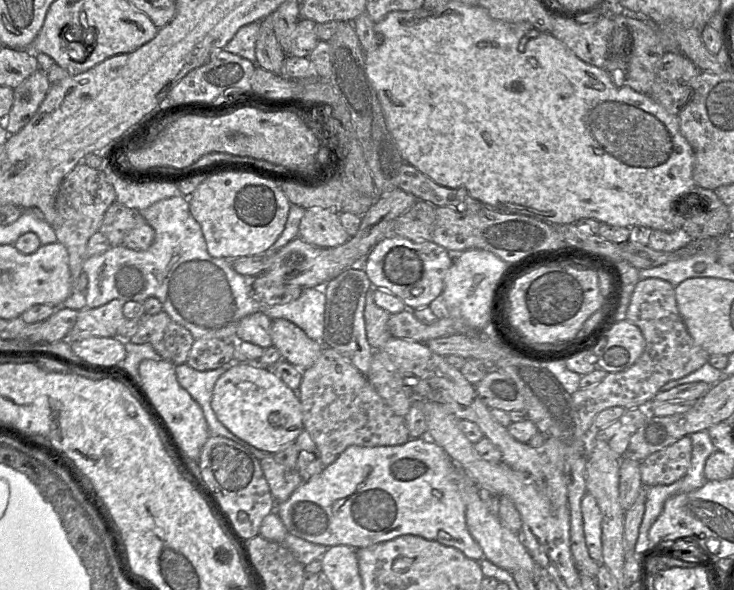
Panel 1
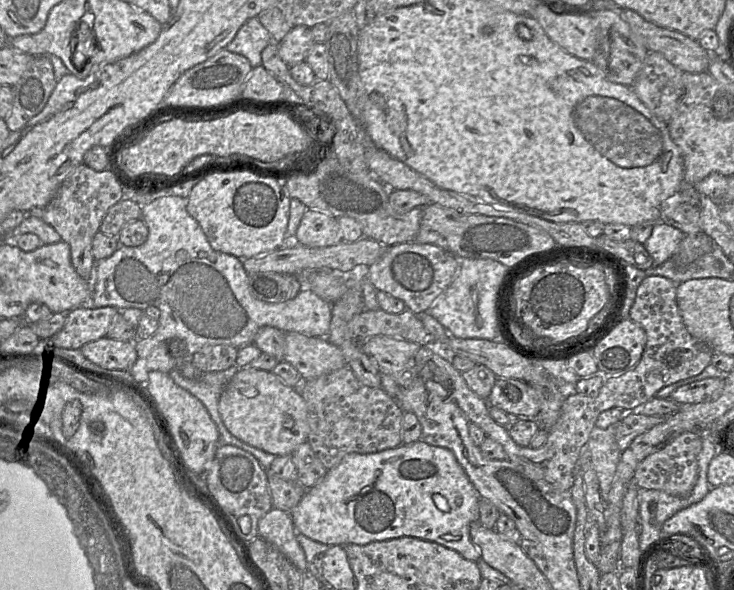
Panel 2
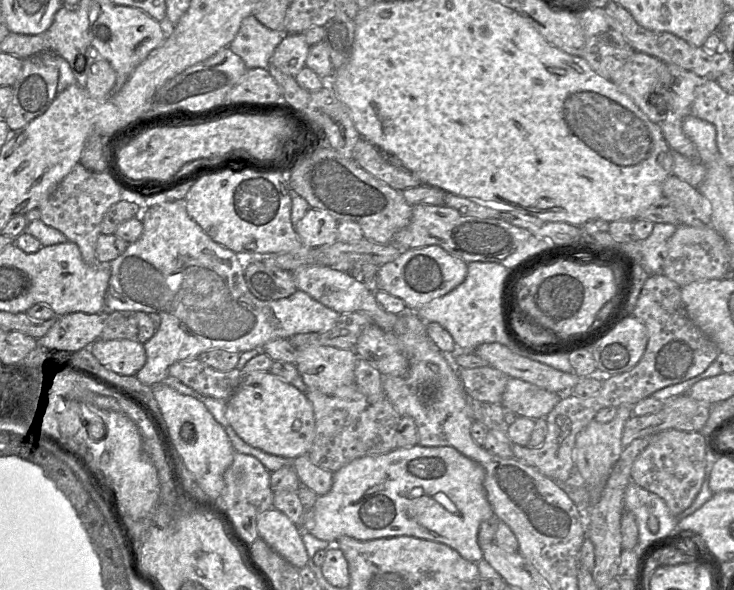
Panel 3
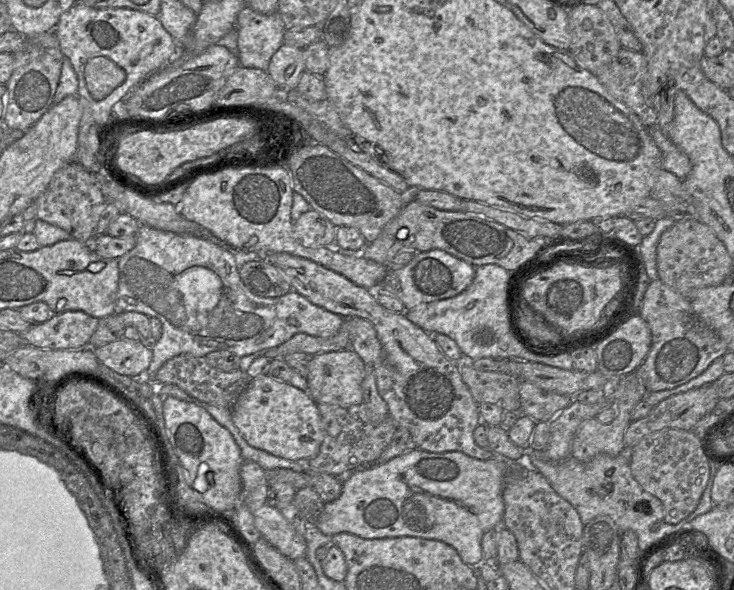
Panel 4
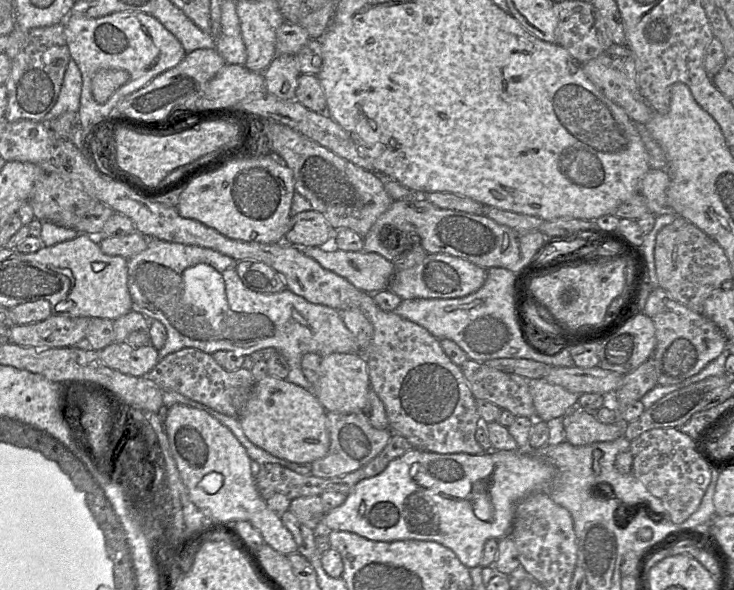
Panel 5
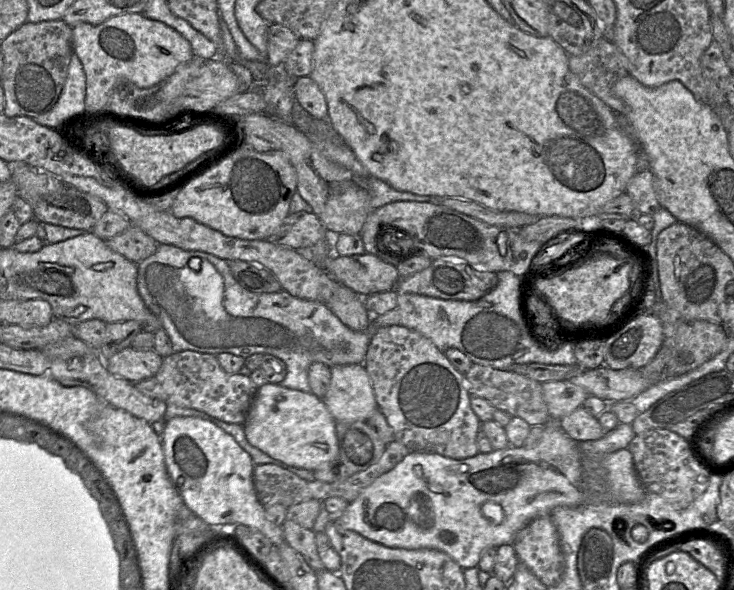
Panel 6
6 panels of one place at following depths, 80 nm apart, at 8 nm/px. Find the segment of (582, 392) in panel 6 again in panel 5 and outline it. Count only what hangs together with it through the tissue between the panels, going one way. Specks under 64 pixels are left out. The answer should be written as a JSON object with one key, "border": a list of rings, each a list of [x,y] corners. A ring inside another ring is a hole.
{"border":[[[544,378],[531,379],[529,391],[536,409],[537,419],[544,422],[564,417],[578,404],[578,394],[551,384]]]}

